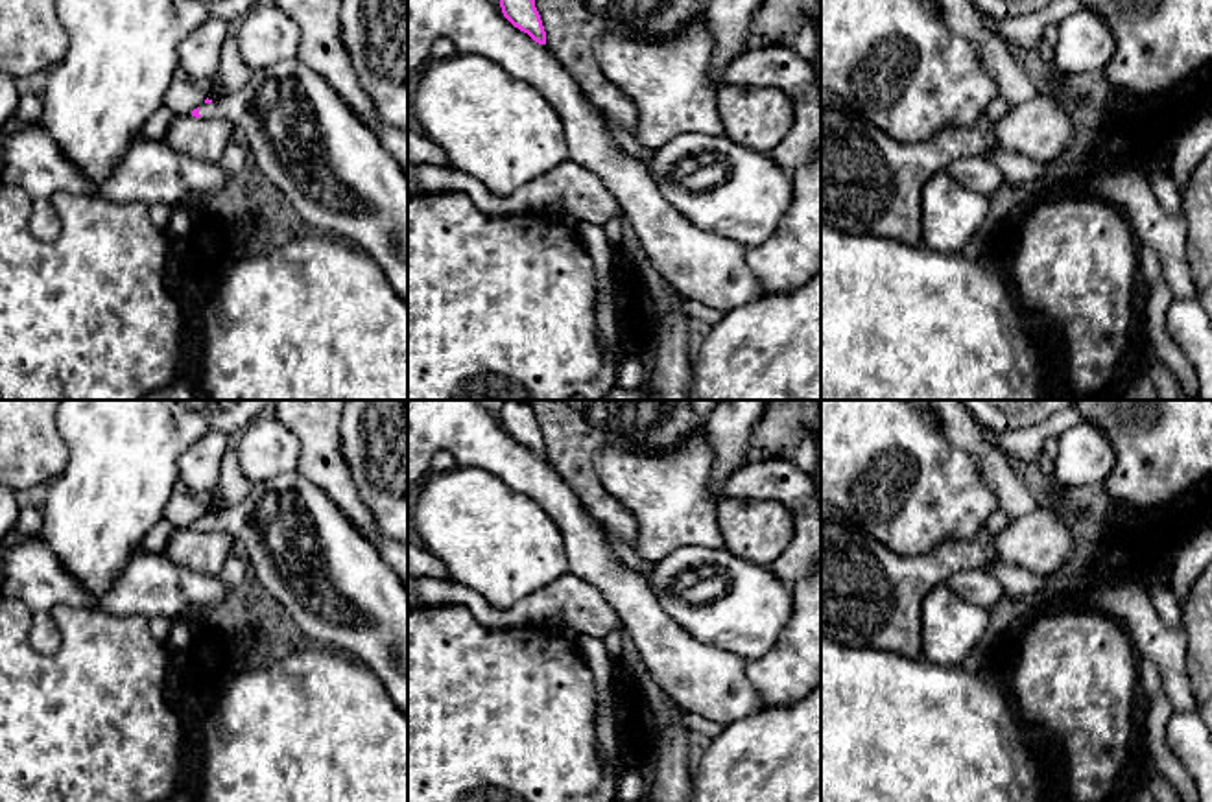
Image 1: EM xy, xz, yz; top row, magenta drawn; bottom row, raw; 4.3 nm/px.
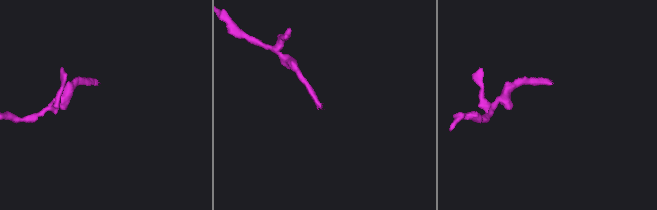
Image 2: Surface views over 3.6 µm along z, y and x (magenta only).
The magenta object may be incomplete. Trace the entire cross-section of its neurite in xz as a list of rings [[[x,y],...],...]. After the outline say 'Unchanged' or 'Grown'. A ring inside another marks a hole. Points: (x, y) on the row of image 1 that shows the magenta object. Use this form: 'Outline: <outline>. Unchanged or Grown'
Outline: [[[500,0],[500,7],[515,28],[528,33],[535,42],[546,44],[546,31],[535,0]]]. Unchanged

